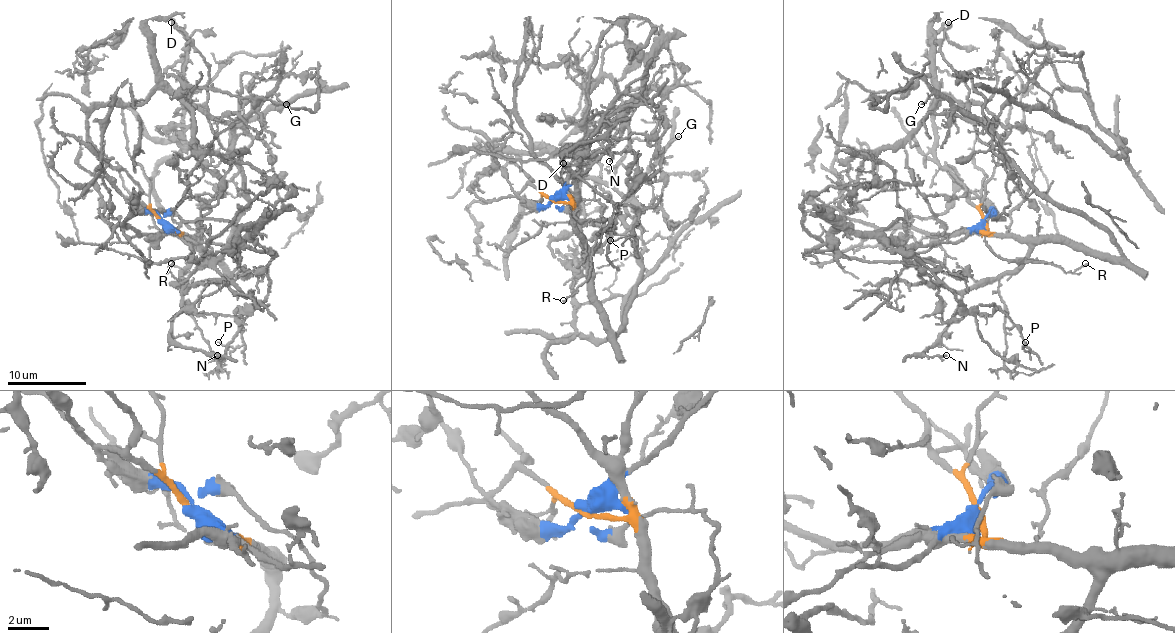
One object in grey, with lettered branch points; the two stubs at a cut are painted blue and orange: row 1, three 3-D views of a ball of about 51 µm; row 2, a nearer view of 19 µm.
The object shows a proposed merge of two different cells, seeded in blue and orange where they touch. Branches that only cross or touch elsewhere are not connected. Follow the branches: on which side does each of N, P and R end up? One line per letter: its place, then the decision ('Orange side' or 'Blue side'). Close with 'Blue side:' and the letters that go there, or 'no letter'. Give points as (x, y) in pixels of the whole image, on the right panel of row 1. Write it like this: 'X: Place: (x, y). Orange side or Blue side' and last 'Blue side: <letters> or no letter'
N: Place: (946, 355). Orange side
P: Place: (1025, 342). Orange side
R: Place: (1085, 263). Blue side
Blue side: R

